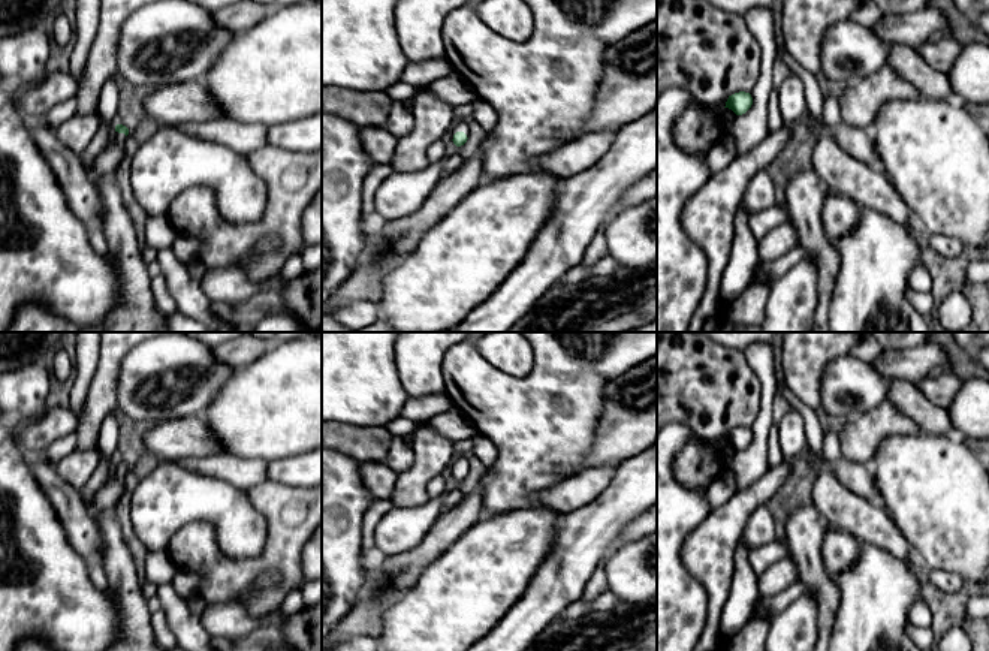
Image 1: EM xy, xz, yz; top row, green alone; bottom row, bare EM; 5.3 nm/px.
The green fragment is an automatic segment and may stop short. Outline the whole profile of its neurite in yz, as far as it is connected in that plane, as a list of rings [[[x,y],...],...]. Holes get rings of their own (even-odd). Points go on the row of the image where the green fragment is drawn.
[[[739,91],[729,96],[724,108],[732,109],[736,115],[742,115],[751,108],[751,105],[753,105],[751,94],[745,91]]]

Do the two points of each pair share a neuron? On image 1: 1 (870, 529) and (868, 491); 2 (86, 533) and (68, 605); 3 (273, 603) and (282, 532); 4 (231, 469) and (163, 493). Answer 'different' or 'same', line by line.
1: different
2: different
3: same
4: different

